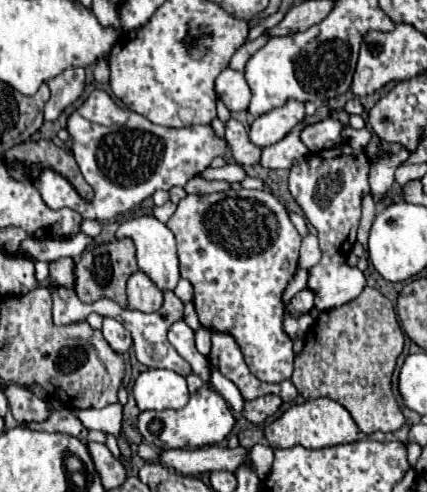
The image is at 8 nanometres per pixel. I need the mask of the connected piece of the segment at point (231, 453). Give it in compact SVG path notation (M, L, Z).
M205 446L199 450L165 450L161 454L161 464L173 468L181 474L203 474L203 472L237 472L241 464L253 464L249 448L223 448L223 446Z

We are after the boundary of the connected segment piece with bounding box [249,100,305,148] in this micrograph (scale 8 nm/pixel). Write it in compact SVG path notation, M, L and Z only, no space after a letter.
M289 100L285 106L275 108L259 118L249 128L249 140L257 148L265 148L283 140L291 128L305 118L305 106L299 100Z

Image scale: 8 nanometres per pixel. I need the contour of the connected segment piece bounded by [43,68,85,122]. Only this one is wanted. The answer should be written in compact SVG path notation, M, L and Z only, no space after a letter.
M75 68L73 70L73 82L67 82L67 78L55 76L47 82L49 90L51 90L51 98L43 108L45 120L53 122L57 120L83 92L85 92L85 70L83 68Z

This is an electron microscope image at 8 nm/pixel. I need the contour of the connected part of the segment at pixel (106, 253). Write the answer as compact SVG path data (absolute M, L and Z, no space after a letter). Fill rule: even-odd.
M119 238L113 242L97 244L95 248L87 248L81 260L75 264L75 292L83 302L95 302L97 298L105 296L117 300L121 306L127 306L125 296L125 282L127 278L137 272L137 258L135 258L135 244L131 238Z

